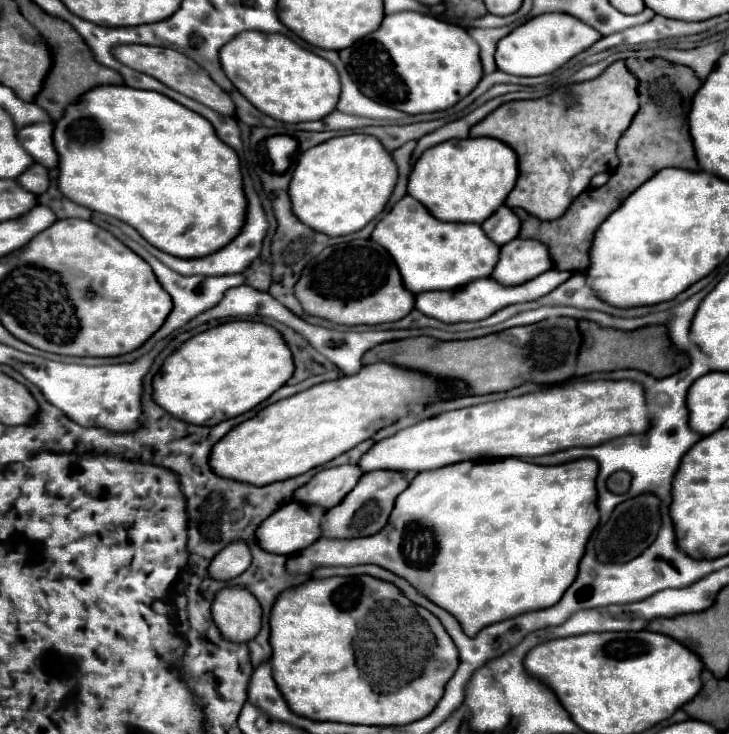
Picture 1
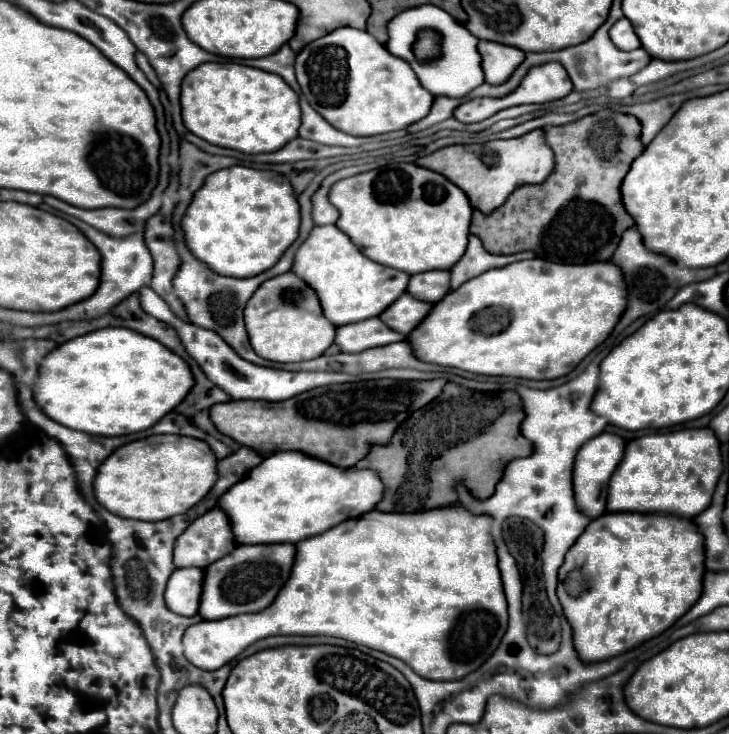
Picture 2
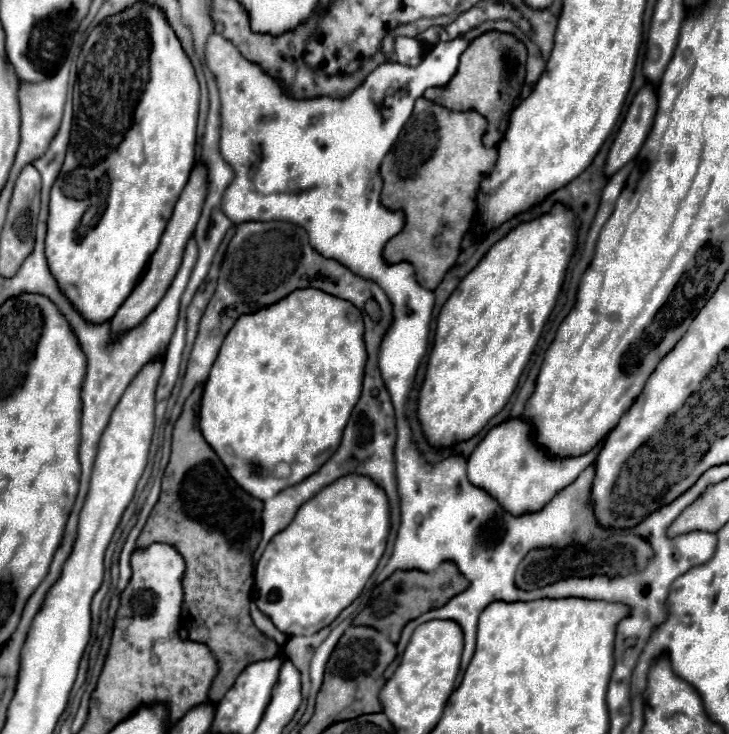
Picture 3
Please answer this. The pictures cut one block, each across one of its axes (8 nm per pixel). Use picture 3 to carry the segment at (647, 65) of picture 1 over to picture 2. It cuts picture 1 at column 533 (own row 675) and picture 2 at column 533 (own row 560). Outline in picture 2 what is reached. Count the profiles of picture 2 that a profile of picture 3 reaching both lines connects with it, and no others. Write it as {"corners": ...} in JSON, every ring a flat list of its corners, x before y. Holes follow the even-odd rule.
{"corners":[[604,108,596,114,584,116,576,122,564,126,548,126,546,142,556,154,556,172,544,184,520,186,510,194,510,198,498,210,482,214,474,210,474,220,470,232,478,236,488,252,494,254,514,254,522,250,532,250,536,256,566,262,566,264,584,264,594,260,610,260,618,248,622,232,634,226,634,218,626,212,622,204,620,184,630,170,630,164,642,154,644,144,640,140,640,122,634,116]]}

